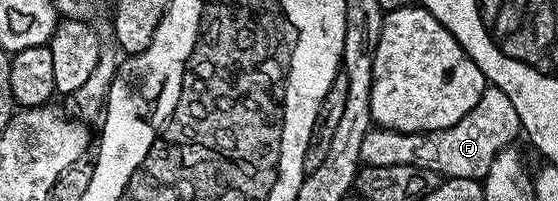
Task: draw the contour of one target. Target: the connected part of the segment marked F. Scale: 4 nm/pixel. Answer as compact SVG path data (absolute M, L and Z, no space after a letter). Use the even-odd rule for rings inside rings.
M486 87L479 103L446 129L434 133L396 133L394 129L370 128L363 139L361 159L368 165L414 165L430 174L442 173L442 178L462 177L463 179L483 179L488 174L492 160L501 149L516 142L517 133L522 132L520 115L516 105L508 95L496 87Z

